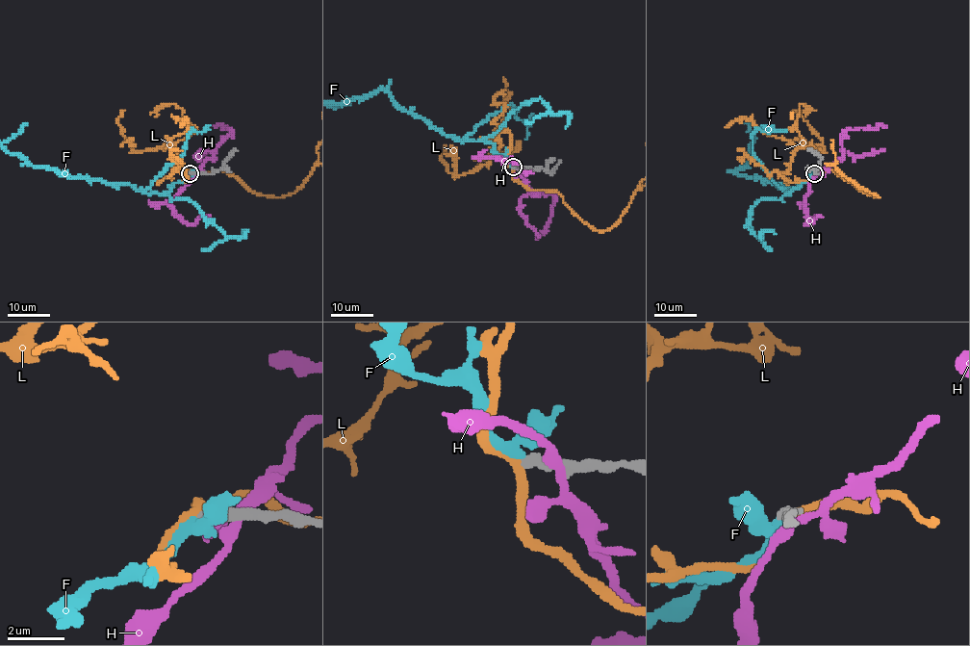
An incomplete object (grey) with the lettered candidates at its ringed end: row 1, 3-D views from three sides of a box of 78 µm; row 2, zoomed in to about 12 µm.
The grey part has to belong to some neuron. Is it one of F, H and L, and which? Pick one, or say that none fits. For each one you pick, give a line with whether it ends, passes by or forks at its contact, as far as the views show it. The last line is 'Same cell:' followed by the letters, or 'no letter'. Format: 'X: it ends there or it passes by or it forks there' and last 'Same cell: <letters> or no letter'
F: it passes by
Same cell: F

